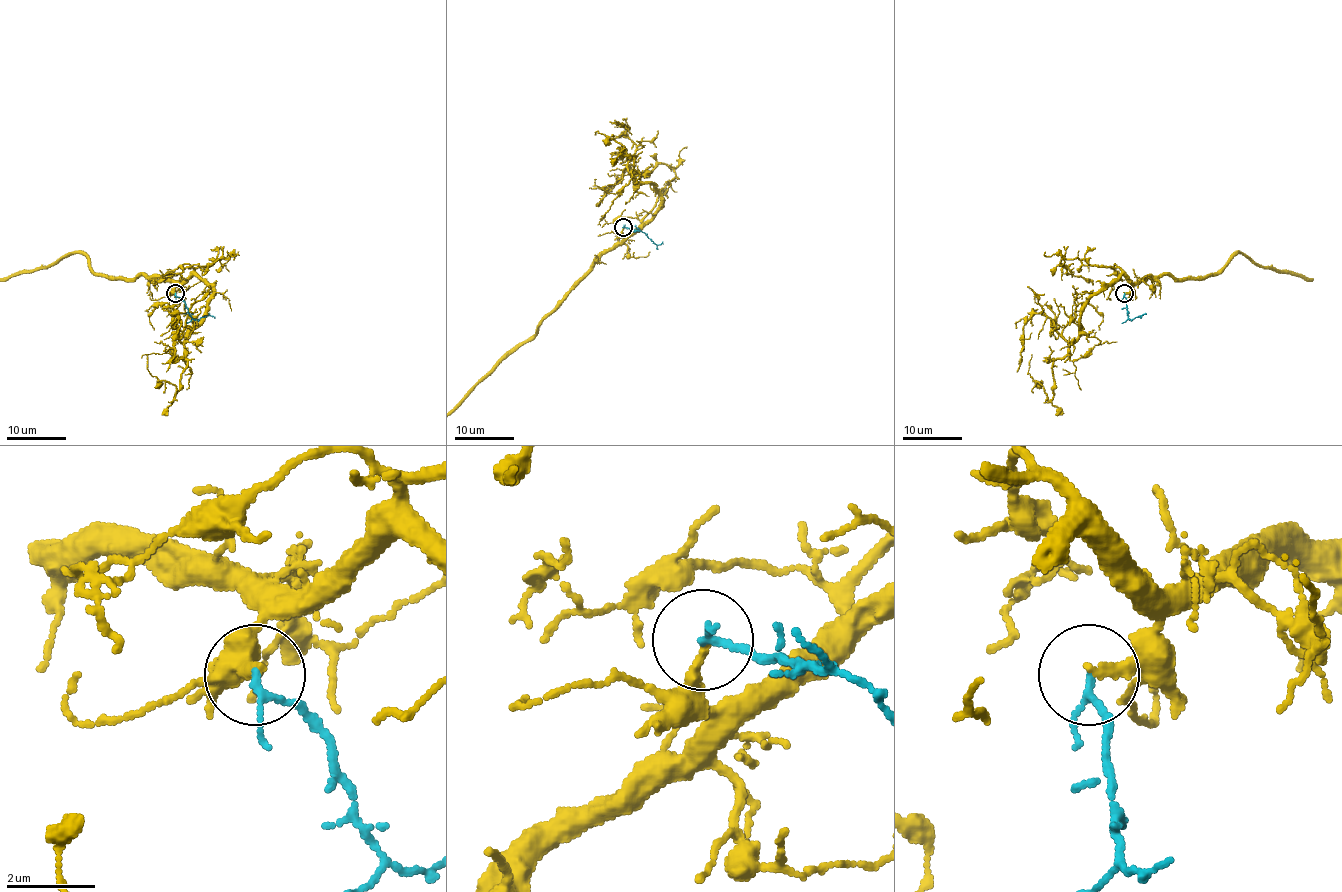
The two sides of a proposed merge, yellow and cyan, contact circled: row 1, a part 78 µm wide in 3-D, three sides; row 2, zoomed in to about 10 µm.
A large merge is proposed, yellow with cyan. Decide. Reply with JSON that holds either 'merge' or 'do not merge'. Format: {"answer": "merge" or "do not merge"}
{"answer": "do not merge"}

